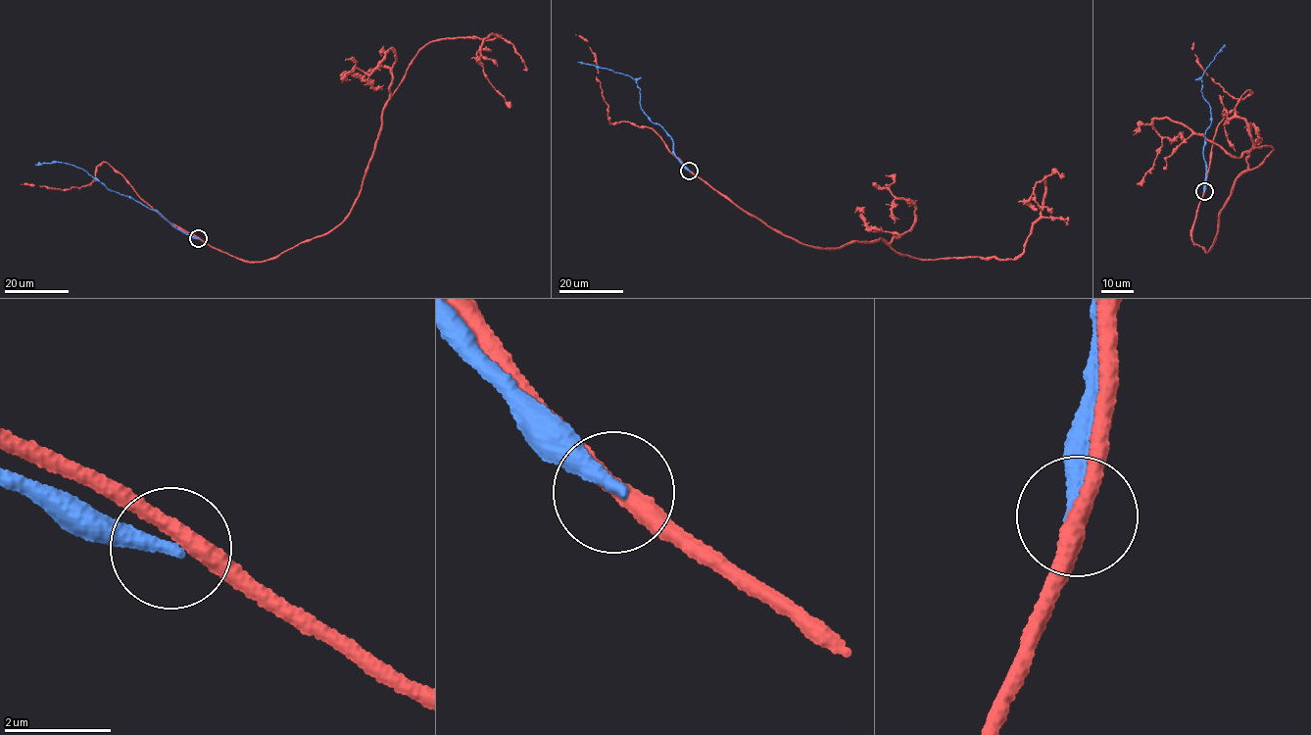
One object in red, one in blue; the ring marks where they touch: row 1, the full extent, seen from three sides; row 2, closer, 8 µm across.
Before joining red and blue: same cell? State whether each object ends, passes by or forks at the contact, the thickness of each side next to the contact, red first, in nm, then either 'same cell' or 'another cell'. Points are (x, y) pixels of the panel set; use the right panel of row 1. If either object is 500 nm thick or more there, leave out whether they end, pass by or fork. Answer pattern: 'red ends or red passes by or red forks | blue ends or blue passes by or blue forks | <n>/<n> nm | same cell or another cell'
red passes by | blue ends | 320/300 nm | another cell

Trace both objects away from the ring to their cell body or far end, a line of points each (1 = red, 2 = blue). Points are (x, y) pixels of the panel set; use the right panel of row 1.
1: (1204, 191), (1190, 235), (1204, 253), (1234, 180), (1272, 147), (1238, 158), (1156, 118), (1162, 146), (1137, 184)
2: (1204, 191), (1205, 134), (1212, 122), (1209, 104), (1202, 93), (1202, 76), (1225, 45)

